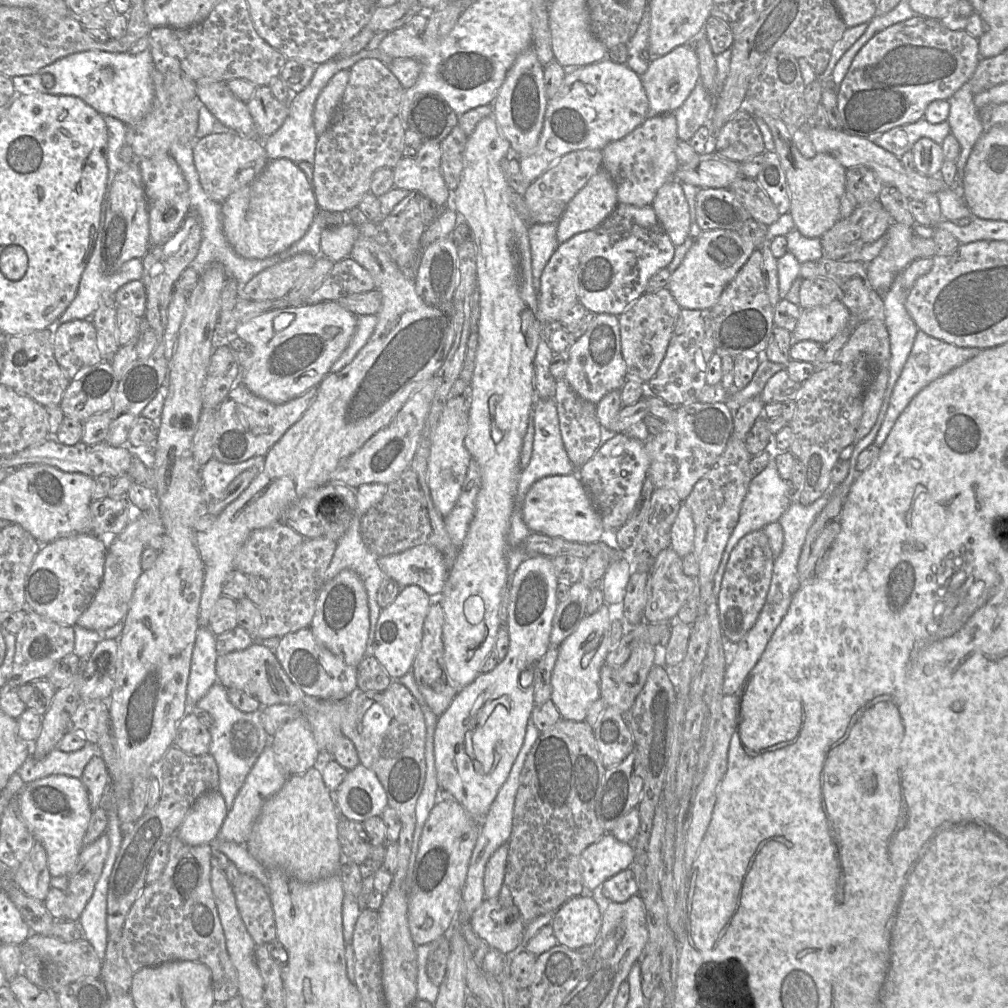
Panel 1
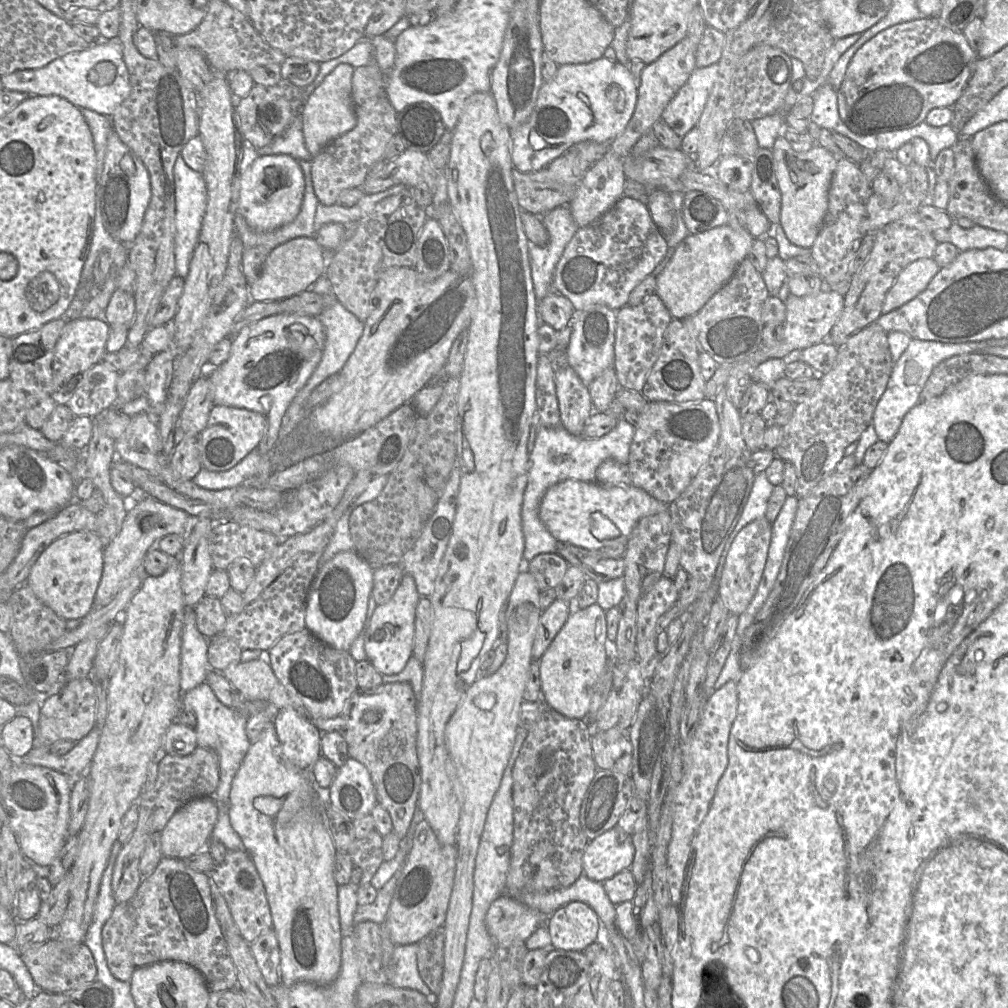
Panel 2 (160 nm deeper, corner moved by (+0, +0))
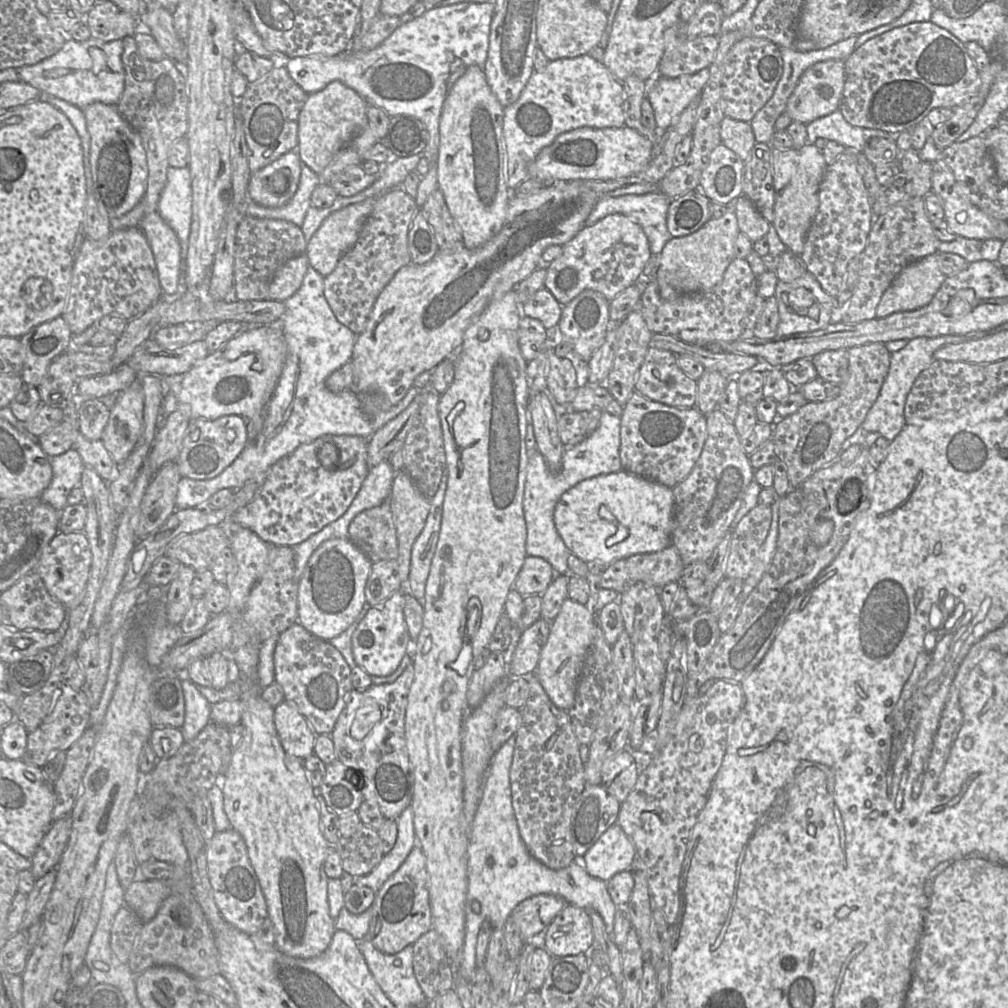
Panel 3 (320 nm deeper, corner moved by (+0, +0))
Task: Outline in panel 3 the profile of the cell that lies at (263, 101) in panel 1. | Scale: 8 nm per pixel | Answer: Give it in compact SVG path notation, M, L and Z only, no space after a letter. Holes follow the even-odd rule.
M274 59L275 67L267 74L249 83L243 96L237 100L239 113L244 121L244 134L249 148L249 169L251 174L269 165L283 154L298 146L298 119L308 94L290 77L281 62Z

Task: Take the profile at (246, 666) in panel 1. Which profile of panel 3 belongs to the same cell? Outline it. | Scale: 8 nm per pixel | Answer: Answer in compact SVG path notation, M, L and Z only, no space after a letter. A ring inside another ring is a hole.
M411 661L393 683L372 685L365 690L353 689L345 698L344 708L331 733L336 760L360 775L364 800L376 805L385 819L396 820L412 802L413 773L406 746L405 713L413 680L414 666ZM366 698L373 698L380 705L381 719L364 739L356 740L351 736L350 728L357 709Z

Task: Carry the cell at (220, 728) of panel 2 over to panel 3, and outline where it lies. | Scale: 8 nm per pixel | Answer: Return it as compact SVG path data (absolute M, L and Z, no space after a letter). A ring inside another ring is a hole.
M190 679L181 681L185 702L185 718L181 732L185 742L191 741L197 737L201 730L211 721L210 703L198 690L195 683Z

